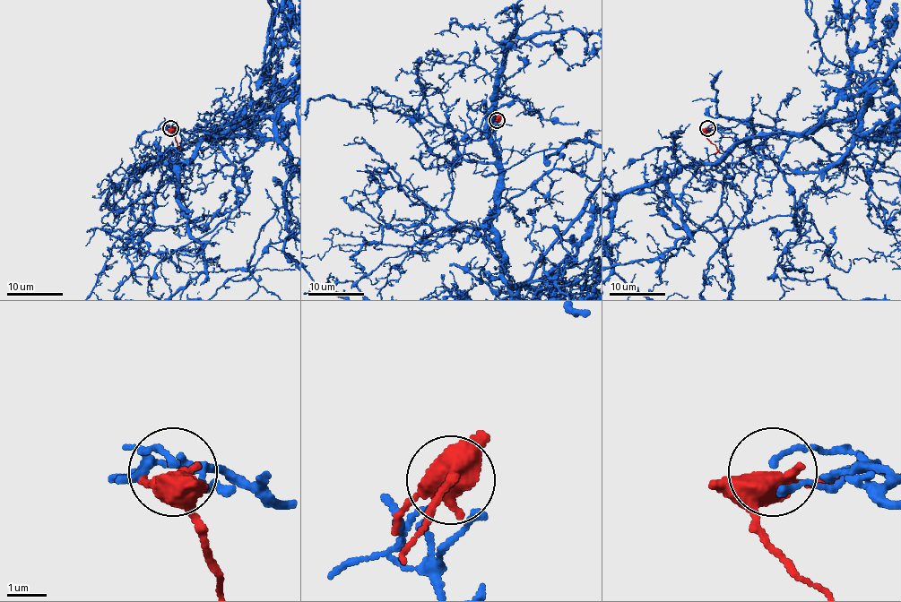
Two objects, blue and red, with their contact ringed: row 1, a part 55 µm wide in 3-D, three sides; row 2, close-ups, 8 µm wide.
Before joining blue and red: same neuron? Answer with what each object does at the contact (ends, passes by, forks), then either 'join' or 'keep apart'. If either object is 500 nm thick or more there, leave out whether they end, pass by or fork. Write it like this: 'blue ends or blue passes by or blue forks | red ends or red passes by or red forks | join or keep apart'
keep apart

